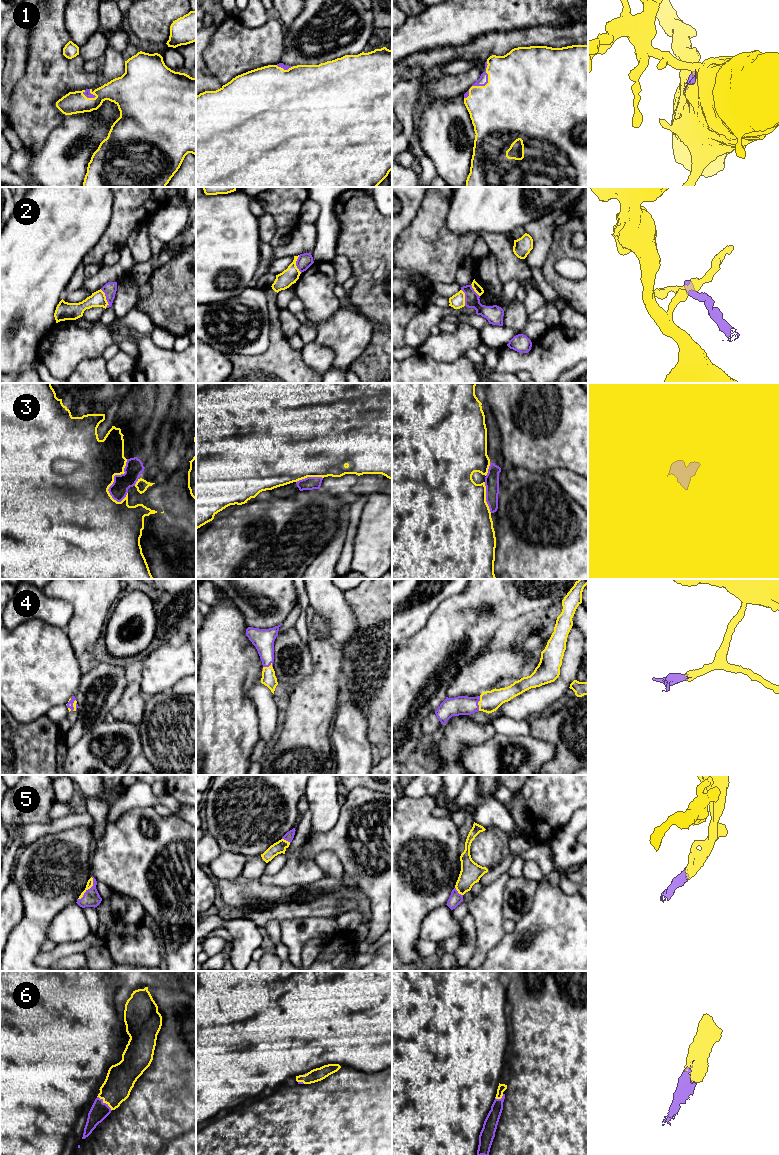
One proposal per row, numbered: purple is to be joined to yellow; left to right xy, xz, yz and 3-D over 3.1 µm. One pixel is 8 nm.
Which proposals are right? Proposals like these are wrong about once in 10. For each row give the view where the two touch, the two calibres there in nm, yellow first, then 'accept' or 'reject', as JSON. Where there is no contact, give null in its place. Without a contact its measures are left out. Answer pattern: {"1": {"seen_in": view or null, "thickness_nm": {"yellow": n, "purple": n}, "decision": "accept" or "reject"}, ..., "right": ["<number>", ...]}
{"1": {"seen_in": "yz", "thickness_nm": {"yellow": 500, "purple": 80}, "decision": "accept"}, "2": {"seen_in": "xy", "thickness_nm": {"yellow": 130, "purple": 110}, "decision": "reject"}, "3": {"seen_in": "xy", "thickness_nm": {"yellow": 500, "purple": 150}, "decision": "reject"}, "4": {"seen_in": "xz", "thickness_nm": {"yellow": 120, "purple": 180}, "decision": "accept"}, "5": {"seen_in": "xy", "thickness_nm": {"yellow": 50, "purple": 140}, "decision": "accept"}, "6": {"seen_in": "xy", "thickness_nm": {"yellow": 240, "purple": 150}, "decision": "accept"}, "right": ["1", "4", "5", "6"]}

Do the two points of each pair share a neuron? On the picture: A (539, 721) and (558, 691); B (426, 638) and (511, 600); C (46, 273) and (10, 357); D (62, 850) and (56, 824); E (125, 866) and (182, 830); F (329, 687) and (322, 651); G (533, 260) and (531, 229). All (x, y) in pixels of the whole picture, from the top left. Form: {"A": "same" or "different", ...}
{"A": "different", "B": "same", "C": "same", "D": "different", "E": "same", "F": "same", "G": "same"}

